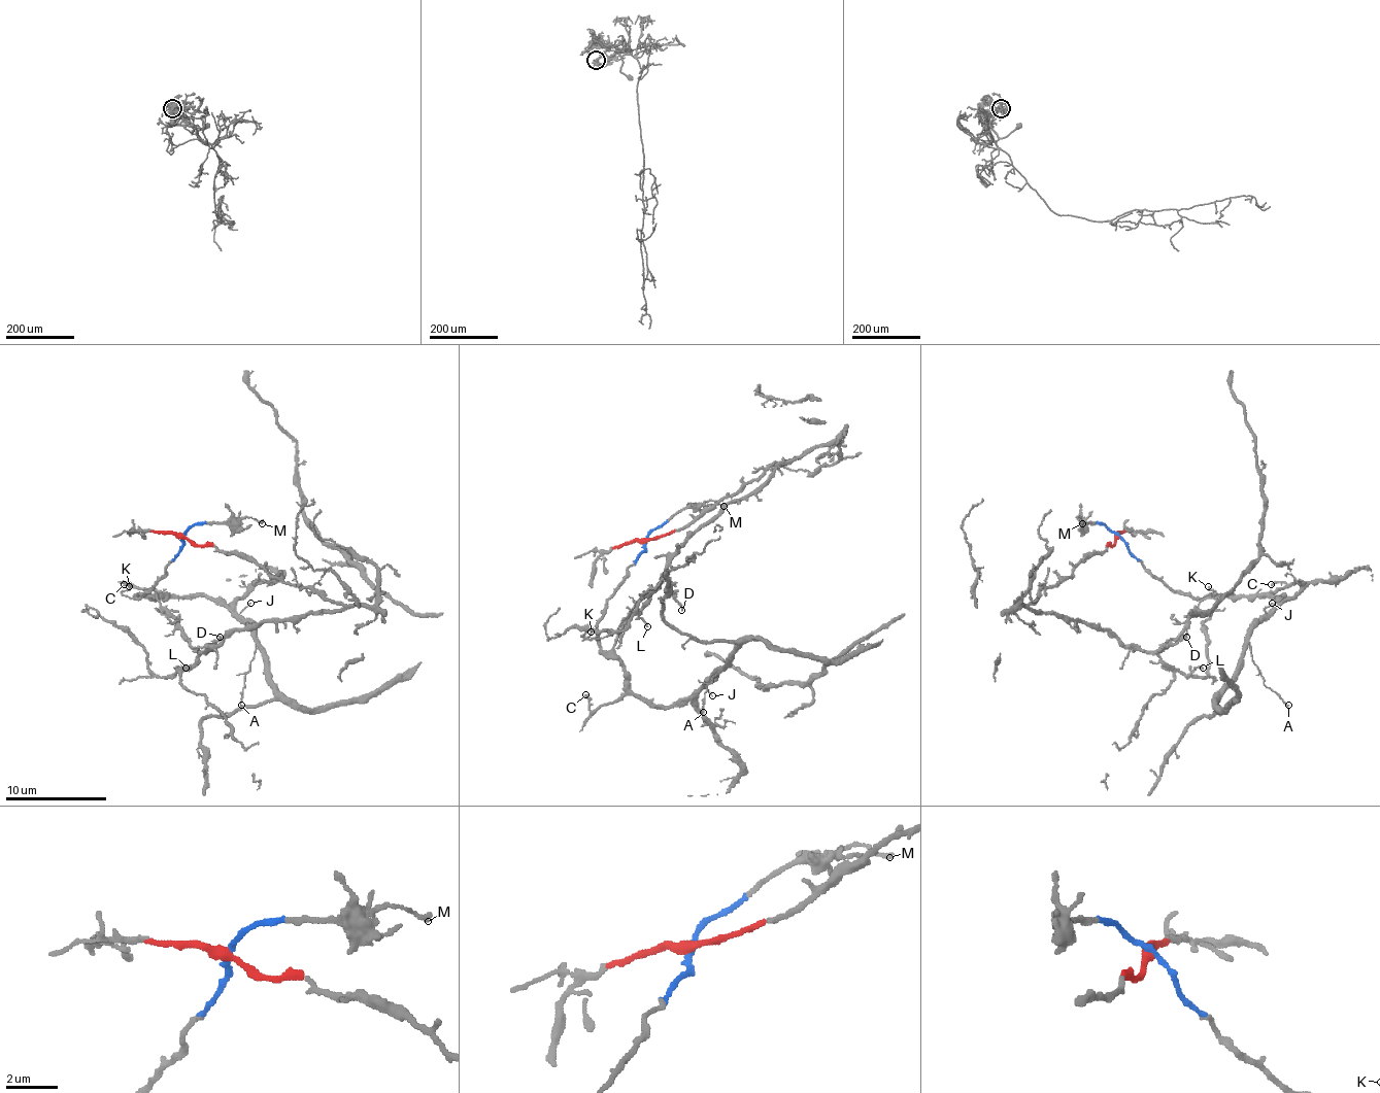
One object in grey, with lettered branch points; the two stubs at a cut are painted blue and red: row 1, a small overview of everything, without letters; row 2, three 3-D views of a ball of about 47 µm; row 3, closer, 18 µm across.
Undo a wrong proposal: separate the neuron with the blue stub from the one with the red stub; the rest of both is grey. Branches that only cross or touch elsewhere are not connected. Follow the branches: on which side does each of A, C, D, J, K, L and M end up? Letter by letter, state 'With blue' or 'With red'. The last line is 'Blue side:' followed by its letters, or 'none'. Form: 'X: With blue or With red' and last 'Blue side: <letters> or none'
A: With blue
C: With blue
D: With red
J: With blue
K: With blue
L: With red
M: With blue
Blue side: A, C, J, K, M

